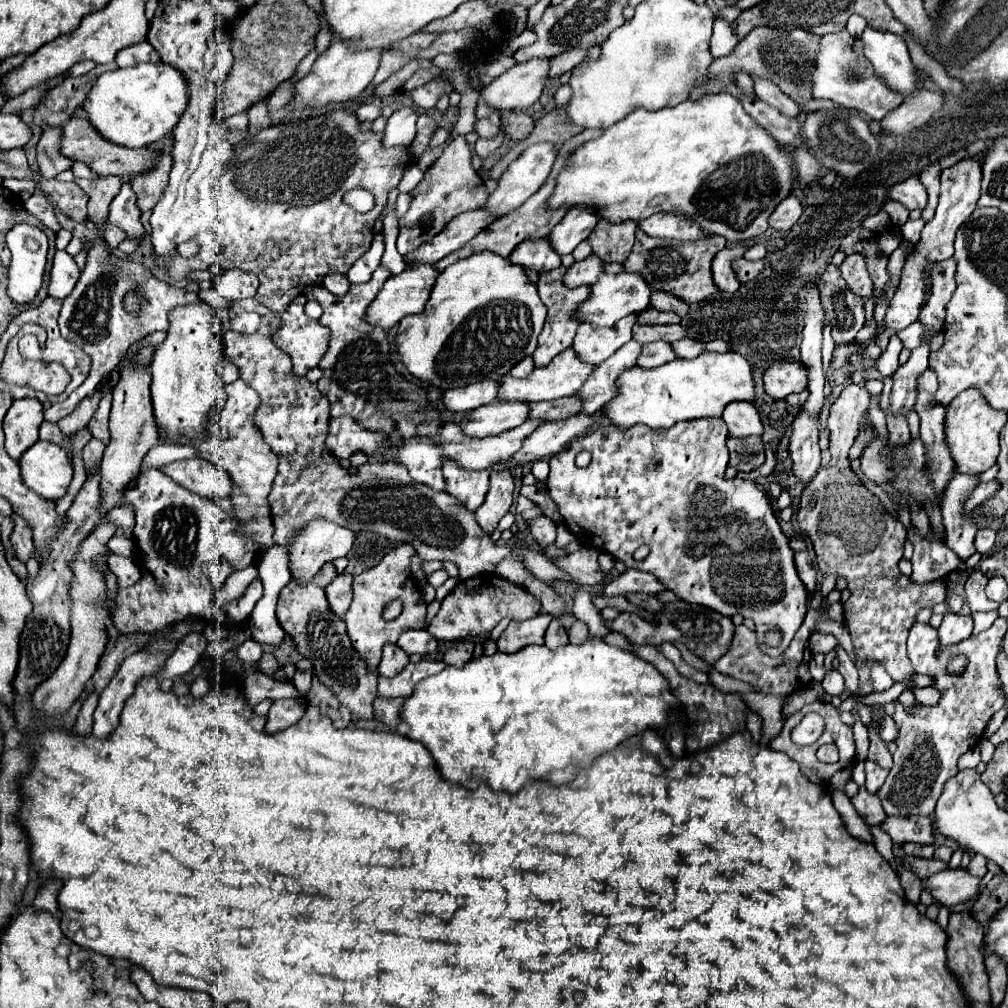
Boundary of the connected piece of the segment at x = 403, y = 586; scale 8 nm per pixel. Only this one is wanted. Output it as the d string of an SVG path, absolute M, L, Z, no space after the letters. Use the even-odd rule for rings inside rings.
M400 543L398 547L388 551L376 567L354 577L354 601L352 601L344 621L346 621L348 637L352 641L354 651L358 653L358 657L366 663L366 667L370 671L378 669L378 663L382 657L382 647L386 643L396 643L404 631L424 627L426 603L422 601L422 595L418 593L418 587L414 587L414 581L410 577L410 557L414 553L416 551L410 543ZM394 599L402 601L402 613L400 613L400 617L386 621L382 617L382 611L384 611L386 603L390 603Z

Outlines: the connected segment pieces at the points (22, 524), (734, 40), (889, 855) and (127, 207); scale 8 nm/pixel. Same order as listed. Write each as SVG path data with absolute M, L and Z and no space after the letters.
M12 515L12 521L14 521L14 529L12 529L12 535L10 535L10 543L16 551L16 559L26 563L34 551L34 545L32 545L32 531L28 529L28 523L20 517L20 515Z
M716 17L712 29L712 45L710 45L712 57L726 57L732 53L736 45L738 45L738 37L732 31L732 25L726 19Z
M870 826L869 828L877 851L882 855L882 857L884 857L884 859L886 859L886 861L888 861L888 863L890 863L892 869L898 873L896 860L892 852L893 843L890 836L882 831L880 826Z
M124 183L120 193L110 205L110 223L120 225L128 237L144 237L144 227L140 223L140 211L136 207L136 193L132 185Z

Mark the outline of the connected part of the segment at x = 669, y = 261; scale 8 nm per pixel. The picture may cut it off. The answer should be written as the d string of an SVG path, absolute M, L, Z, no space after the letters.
M636 229L636 243L632 247L632 253L624 261L624 271L644 273L654 291L670 291L686 303L698 303L720 291L712 279L710 265L712 257L720 249L724 249L724 245L726 239L716 235L698 241L658 241L656 237L650 237L644 231Z

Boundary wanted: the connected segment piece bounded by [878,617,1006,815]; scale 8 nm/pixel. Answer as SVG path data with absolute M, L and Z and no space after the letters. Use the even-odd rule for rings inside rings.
M998 617L996 621L994 621L994 625L990 627L990 629L986 629L986 631L982 631L980 635L976 635L976 637L970 637L970 639L966 639L966 641L962 641L962 643L958 643L958 645L952 645L952 647L944 647L942 649L942 653L940 653L940 657L934 657L934 651L938 649L938 629L936 627L932 627L930 623L914 623L912 625L912 629L910 629L910 637L907 640L907 653L908 657L910 657L910 661L912 661L912 667L916 669L916 673L938 673L938 675L934 675L934 687L940 691L940 701L936 703L936 705L932 705L932 707L928 707L928 705L914 705L910 711L896 699L894 701L894 705L896 705L896 709L894 709L894 715L892 715L892 719L894 719L894 723L896 723L896 727L898 727L898 737L896 737L896 745L898 745L898 749L894 751L894 767L892 767L892 779L894 779L894 793L878 793L878 797L882 799L882 807L884 807L884 811L886 811L886 815L930 815L932 811L934 811L934 807L936 807L936 801L938 801L938 797L940 797L940 793L942 793L942 787L944 787L944 781L948 781L948 777L954 777L956 773L958 773L958 757L962 755L962 753L966 753L968 749L972 749L976 743L978 743L978 739L984 735L984 727L986 727L986 723L988 723L988 719L998 711L998 709L1002 709L1004 707L1004 697L1000 695L1000 691L998 691L998 687L1000 687L1000 679L998 679L998 673L996 673L996 653L998 653L998 647L1000 647L1000 641L1002 641L1002 637L1004 637L1004 633L1006 633L1006 619L1002 619L1002 617ZM954 651L958 651L958 655L964 655L966 659L968 659L968 665L966 665L966 669L964 669L964 675L950 675L948 671L946 671L946 665L948 665L948 661L950 661L950 657L956 657L956 655L952 655Z

